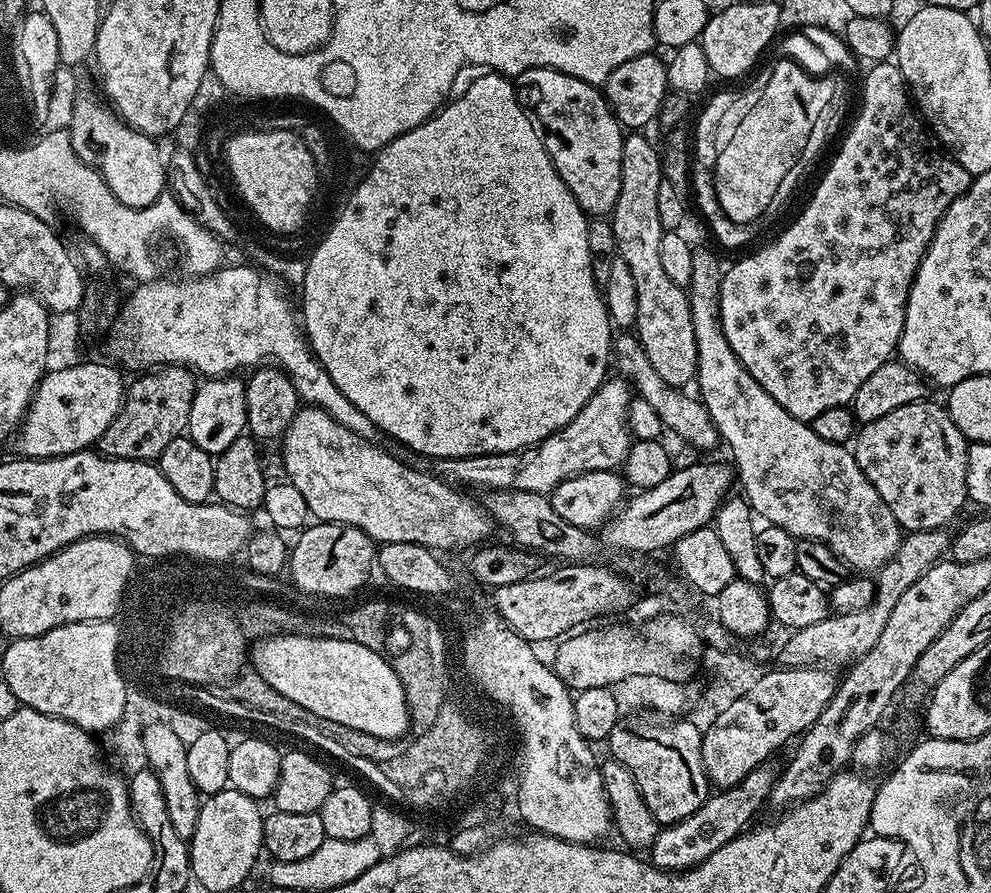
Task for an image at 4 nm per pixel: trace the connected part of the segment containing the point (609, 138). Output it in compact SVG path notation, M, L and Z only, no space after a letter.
M531 68L515 77L514 83L516 99L534 117L544 137L544 148L548 151L548 157L552 159L552 164L558 170L562 182L566 182L566 186L574 194L580 209L592 218L607 217L618 202L625 133L622 131L620 121L609 108L603 91L553 68Z

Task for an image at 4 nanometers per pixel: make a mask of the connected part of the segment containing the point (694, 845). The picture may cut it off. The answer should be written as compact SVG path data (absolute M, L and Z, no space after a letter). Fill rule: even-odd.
M774 763L760 764L756 769L750 770L735 787L709 795L704 804L698 806L694 814L690 814L690 818L682 818L676 824L661 827L650 849L651 863L665 870L683 872L685 868L701 864L710 854L714 854L714 850L739 836L753 823L751 820L755 818L756 811L763 804L765 806L771 791L774 790L776 779L782 771L781 765Z

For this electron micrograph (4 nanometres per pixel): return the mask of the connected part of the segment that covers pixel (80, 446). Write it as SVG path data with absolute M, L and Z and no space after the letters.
M79 362L69 369L49 371L41 380L32 401L28 404L28 412L20 422L16 440L16 448L21 457L30 460L45 460L55 456L65 456L91 449L100 439L100 435L114 422L121 402L124 401L126 380L120 377L116 368L108 364L85 364Z

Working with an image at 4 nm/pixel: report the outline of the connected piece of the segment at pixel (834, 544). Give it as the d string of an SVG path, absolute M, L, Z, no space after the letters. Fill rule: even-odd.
M697 247L694 251L694 270L690 273L690 282L687 286L688 301L690 302L690 314L694 322L694 338L696 339L696 349L698 350L698 358L696 359L696 375L694 377L695 387L700 387L698 391L698 399L700 403L706 406L706 410L710 414L710 418L714 422L717 432L720 433L721 441L732 451L731 463L734 465L735 475L738 477L738 488L748 507L765 525L773 528L781 528L796 537L797 540L818 540L826 545L839 560L843 560L849 569L855 570L860 574L872 574L881 569L892 555L896 552L902 539L902 529L900 523L894 518L894 514L890 514L890 506L886 506L886 502L882 502L882 498L878 494L878 490L874 490L872 483L866 478L866 474L862 474L862 470L858 466L855 455L845 445L835 444L834 442L826 442L822 438L818 438L818 434L814 434L811 423L794 418L794 414L790 414L786 410L782 410L782 406L778 402L774 402L774 398L770 398L770 394L766 394L766 390L762 390L762 386L758 386L758 382L754 382L754 378L746 370L746 366L742 366L742 362L738 362L738 358L734 354L734 350L730 350L730 342L726 342L726 334L720 325L720 277L722 275L722 264L716 261L716 256L708 248Z

